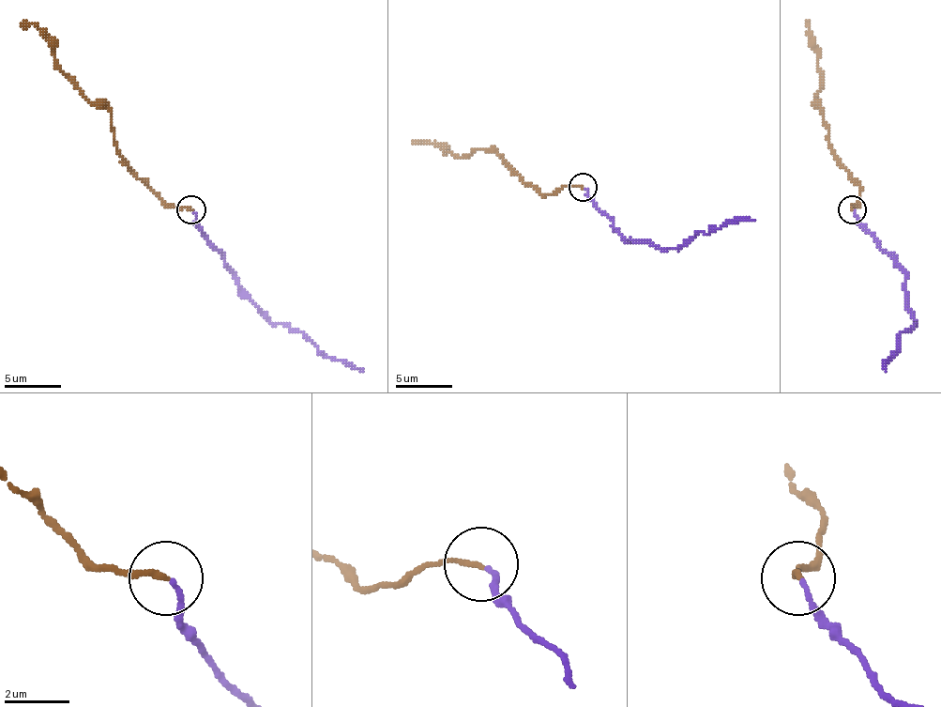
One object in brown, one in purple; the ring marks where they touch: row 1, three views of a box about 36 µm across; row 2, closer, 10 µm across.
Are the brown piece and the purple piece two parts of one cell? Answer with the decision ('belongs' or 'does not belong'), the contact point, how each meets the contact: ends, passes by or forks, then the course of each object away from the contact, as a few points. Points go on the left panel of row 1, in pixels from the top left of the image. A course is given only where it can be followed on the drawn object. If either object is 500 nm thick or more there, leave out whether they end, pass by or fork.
belongs; place (190, 209); brown ends; purple ends; course brown (190, 210), (171, 207), (148, 187), (119, 153), (111, 114), (60, 69), (54, 46), (32, 23), (21, 26); course purple (193, 210), (196, 227), (235, 275), (238, 289), (269, 320), (286, 323), (334, 360), (362, 371)

